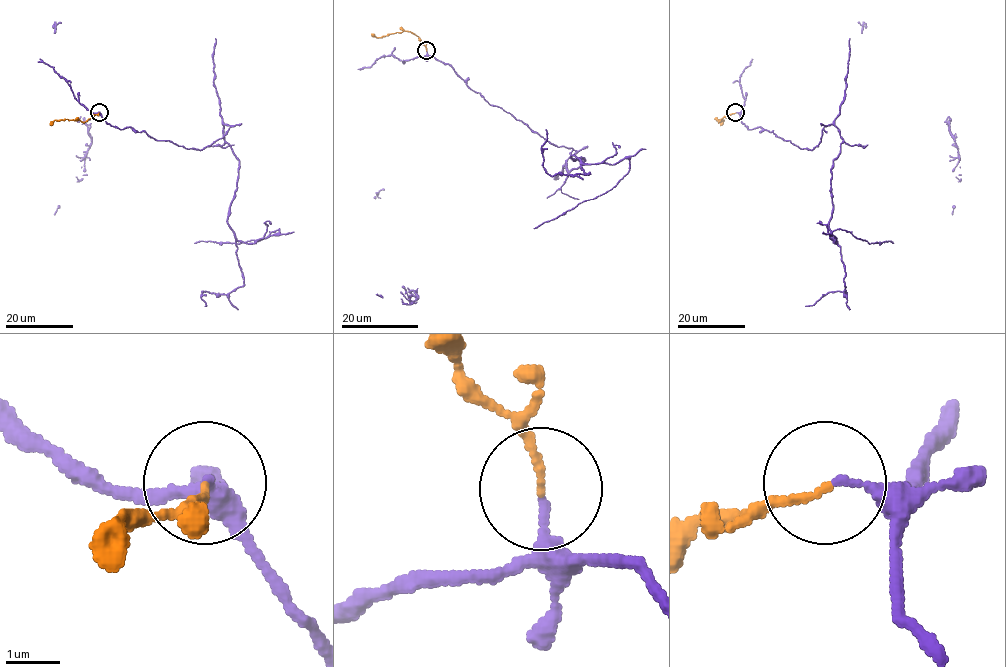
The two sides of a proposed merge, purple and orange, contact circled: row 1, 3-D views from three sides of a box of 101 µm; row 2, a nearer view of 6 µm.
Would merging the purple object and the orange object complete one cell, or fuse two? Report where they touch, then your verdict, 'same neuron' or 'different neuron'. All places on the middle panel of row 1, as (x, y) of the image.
place (426, 50); same neuron

